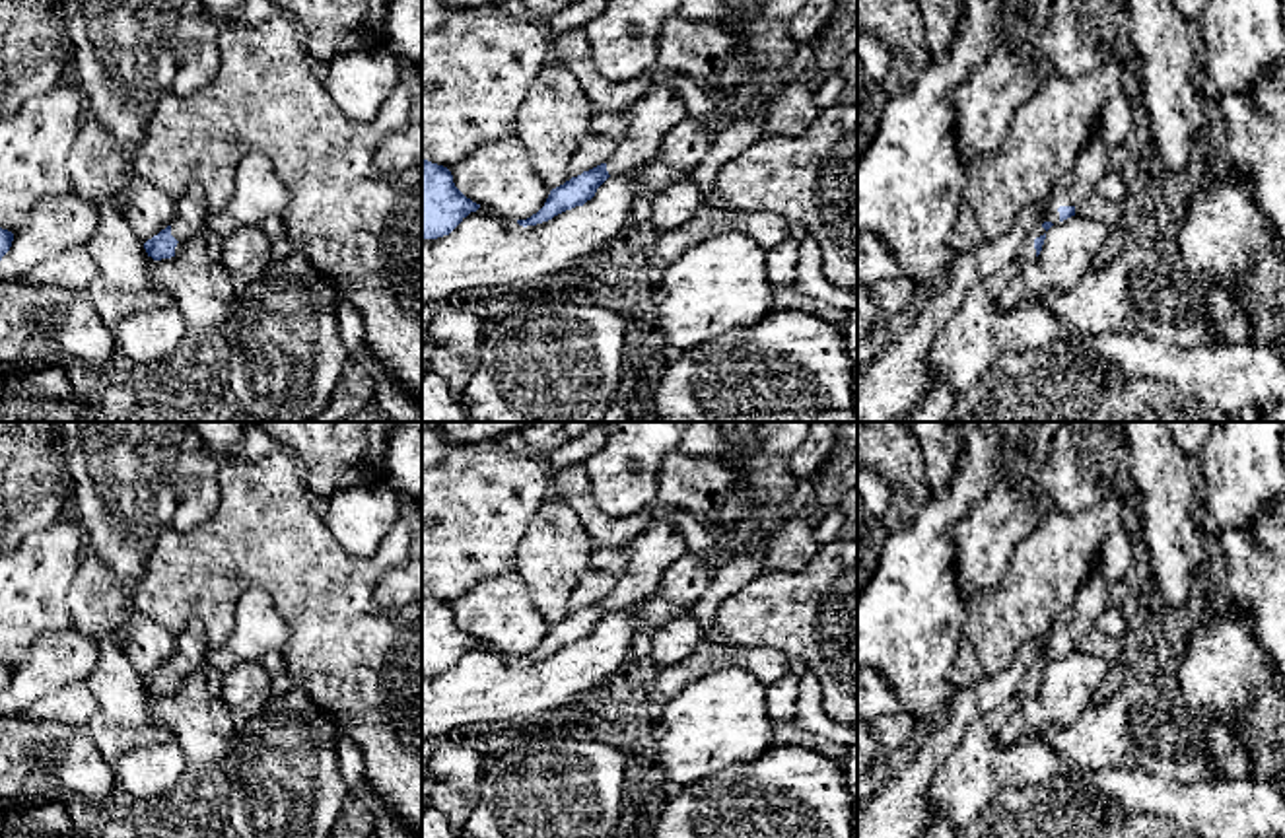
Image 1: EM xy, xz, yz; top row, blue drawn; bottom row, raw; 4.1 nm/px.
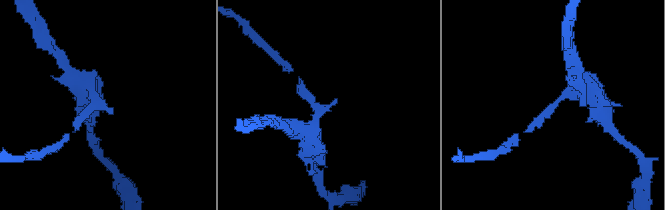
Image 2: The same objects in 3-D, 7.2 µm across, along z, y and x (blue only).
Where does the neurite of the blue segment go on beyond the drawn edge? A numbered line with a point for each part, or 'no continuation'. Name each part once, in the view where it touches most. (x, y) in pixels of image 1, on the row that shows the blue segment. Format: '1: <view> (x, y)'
1: yz (1050, 203)

